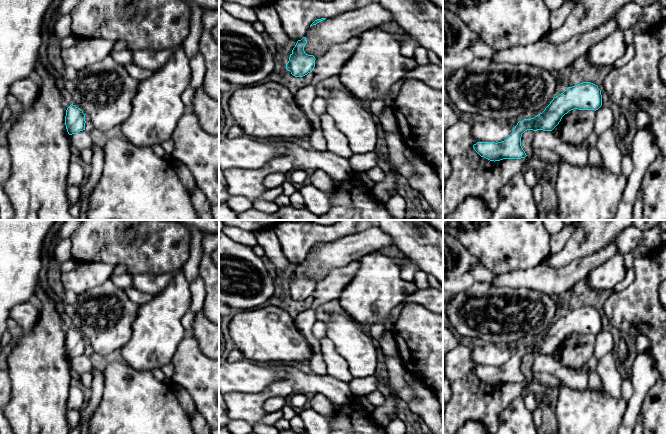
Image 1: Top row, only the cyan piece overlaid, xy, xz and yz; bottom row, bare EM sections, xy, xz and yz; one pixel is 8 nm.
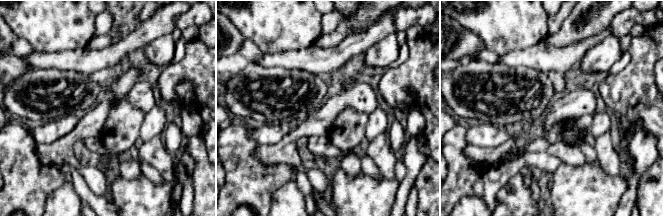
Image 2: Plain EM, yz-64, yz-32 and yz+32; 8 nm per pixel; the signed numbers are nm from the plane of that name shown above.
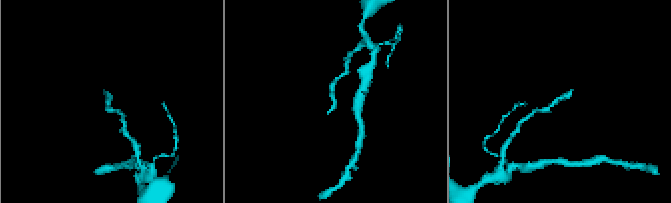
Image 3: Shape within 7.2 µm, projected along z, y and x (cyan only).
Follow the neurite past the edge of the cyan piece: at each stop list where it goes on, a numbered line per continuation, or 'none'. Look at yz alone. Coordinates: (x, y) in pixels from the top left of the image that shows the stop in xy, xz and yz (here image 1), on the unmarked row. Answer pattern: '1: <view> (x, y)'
none

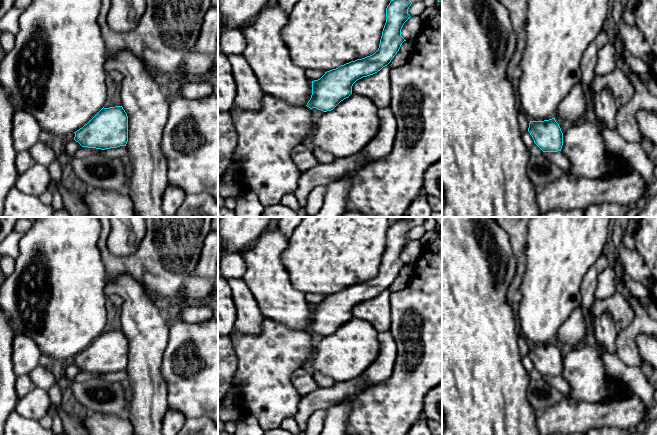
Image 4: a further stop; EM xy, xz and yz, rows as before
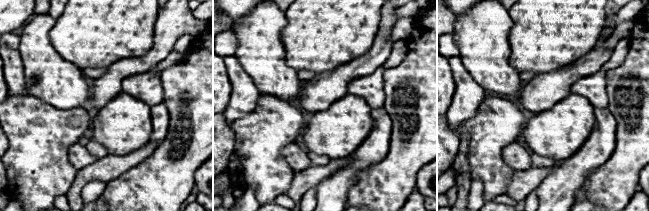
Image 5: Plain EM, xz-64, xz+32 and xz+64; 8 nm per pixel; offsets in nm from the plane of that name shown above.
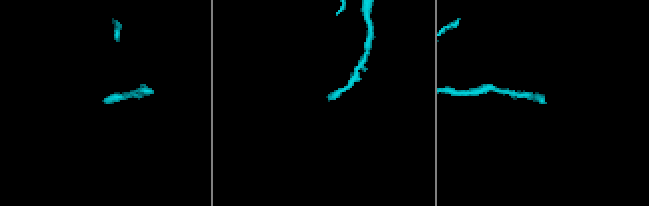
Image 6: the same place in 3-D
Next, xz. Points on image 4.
1: xz (266, 360)

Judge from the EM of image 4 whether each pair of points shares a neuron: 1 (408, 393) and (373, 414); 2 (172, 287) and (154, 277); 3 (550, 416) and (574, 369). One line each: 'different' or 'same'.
1: same
2: same
3: different

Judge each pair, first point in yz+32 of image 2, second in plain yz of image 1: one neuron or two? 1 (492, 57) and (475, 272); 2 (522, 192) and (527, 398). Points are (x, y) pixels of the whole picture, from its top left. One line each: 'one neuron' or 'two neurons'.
1: one neuron
2: two neurons

